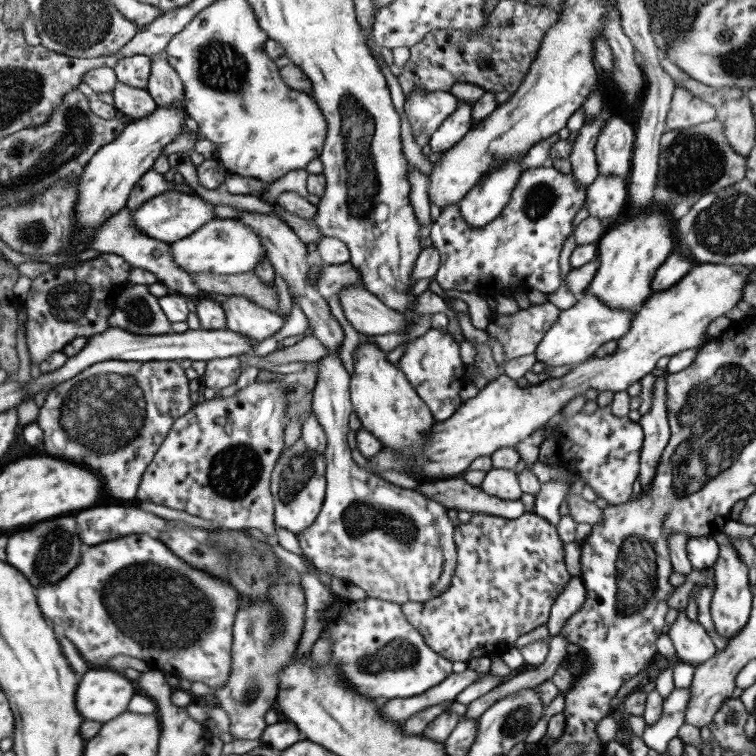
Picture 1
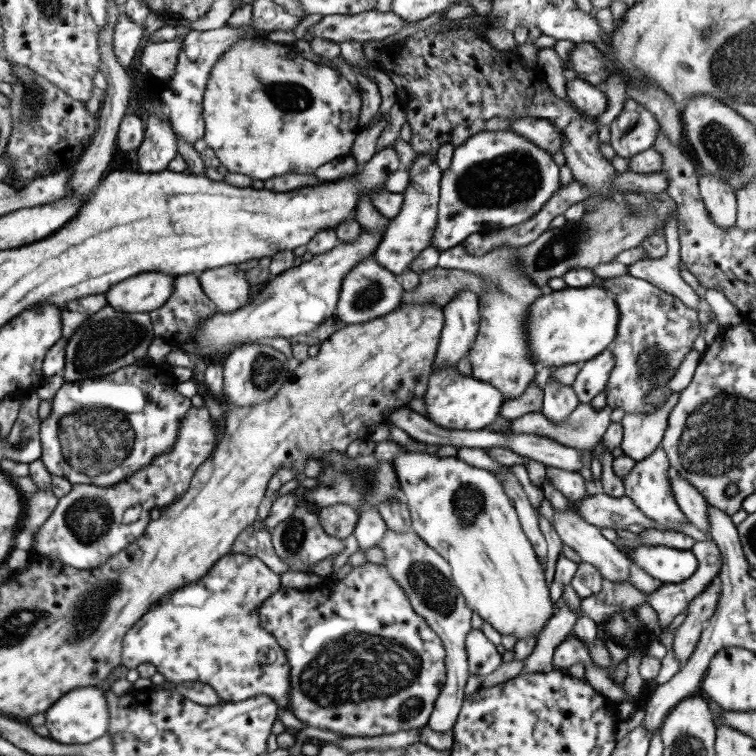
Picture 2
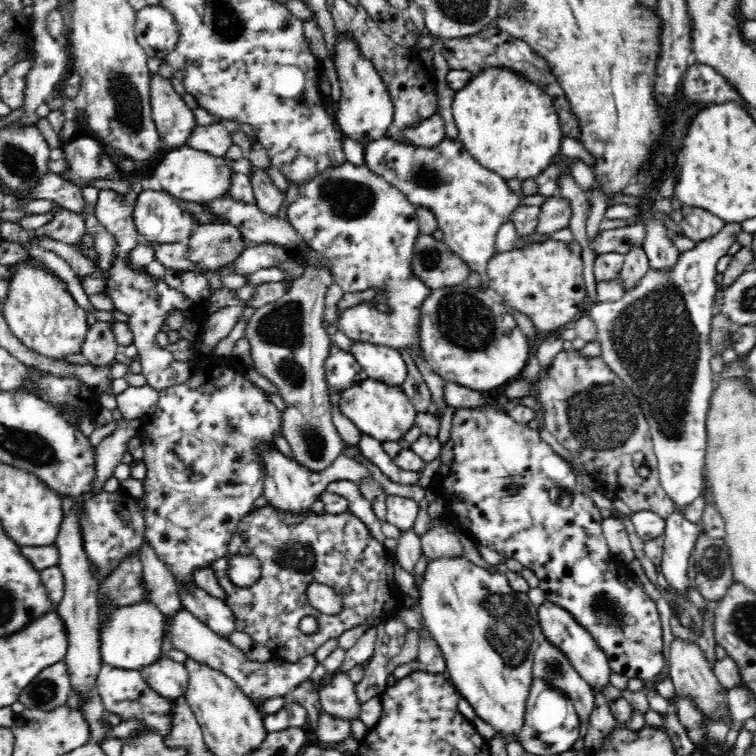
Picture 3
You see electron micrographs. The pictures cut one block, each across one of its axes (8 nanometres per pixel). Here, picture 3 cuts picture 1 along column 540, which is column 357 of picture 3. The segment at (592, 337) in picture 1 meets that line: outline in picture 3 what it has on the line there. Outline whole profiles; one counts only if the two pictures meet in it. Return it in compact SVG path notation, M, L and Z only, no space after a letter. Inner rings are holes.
M354 341L349 352L371 379L401 386L408 374L402 354L394 348Z

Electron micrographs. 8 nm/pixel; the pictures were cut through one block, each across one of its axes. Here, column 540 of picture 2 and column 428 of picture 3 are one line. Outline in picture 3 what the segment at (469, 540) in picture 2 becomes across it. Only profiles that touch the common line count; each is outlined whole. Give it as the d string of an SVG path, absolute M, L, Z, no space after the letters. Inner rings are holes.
M464 556L458 558L434 558L427 564L419 590L419 606L426 629L443 652L447 678L461 697L466 699L476 713L476 720L484 720L500 733L506 743L515 742L515 737L524 727L527 699L535 680L534 652L545 640L539 618L528 593L516 592L509 587L507 577L474 565Z

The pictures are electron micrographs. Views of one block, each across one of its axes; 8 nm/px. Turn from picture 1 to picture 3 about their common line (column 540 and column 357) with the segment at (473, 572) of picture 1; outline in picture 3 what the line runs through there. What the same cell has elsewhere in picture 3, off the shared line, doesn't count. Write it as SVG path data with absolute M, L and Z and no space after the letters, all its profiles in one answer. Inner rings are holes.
M266 504L256 511L251 511L240 520L228 545L228 553L230 556L254 555L262 563L262 574L254 586L236 586L226 578L226 566L209 566L216 573L217 581L226 593L224 601L233 612L235 630L249 634L258 644L270 648L275 657L284 658L290 663L299 662L306 655L316 652L325 642L338 638L346 630L366 620L382 615L381 622L394 618L394 615L405 608L405 602L408 600L408 596L402 592L394 579L395 553L388 552L384 545L374 538L373 534L370 534L366 523L350 512L318 514L308 510L306 514L297 516L297 514L283 514L273 506ZM242 534L249 536L249 543L244 543L240 539ZM312 582L326 584L336 591L342 599L340 614L327 615L310 604L306 597L306 590ZM304 616L316 618L319 629L315 633L309 635L300 631L298 624Z

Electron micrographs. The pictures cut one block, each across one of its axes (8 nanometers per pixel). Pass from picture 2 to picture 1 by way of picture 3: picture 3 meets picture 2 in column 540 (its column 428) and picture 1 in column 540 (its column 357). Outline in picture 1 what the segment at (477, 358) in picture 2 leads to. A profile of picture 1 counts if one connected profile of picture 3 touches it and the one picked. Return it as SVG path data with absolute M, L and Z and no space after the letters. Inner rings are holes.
M544 165L526 169L518 180L510 201L505 206L505 210L502 210L500 217L483 228L469 226L461 216L459 204L446 205L445 208L435 210L430 238L433 247L441 255L441 266L435 279L444 291L476 291L490 296L495 293L504 294L510 288L521 288L525 292L536 289L545 294L558 290L562 282L559 266L560 252L574 230L572 223L575 216L586 203L587 187L579 186L572 172L564 174L553 166ZM547 300L543 304L520 309L512 315L494 314L485 332L502 343L503 355L507 360L534 354L544 334L558 319L560 311Z

